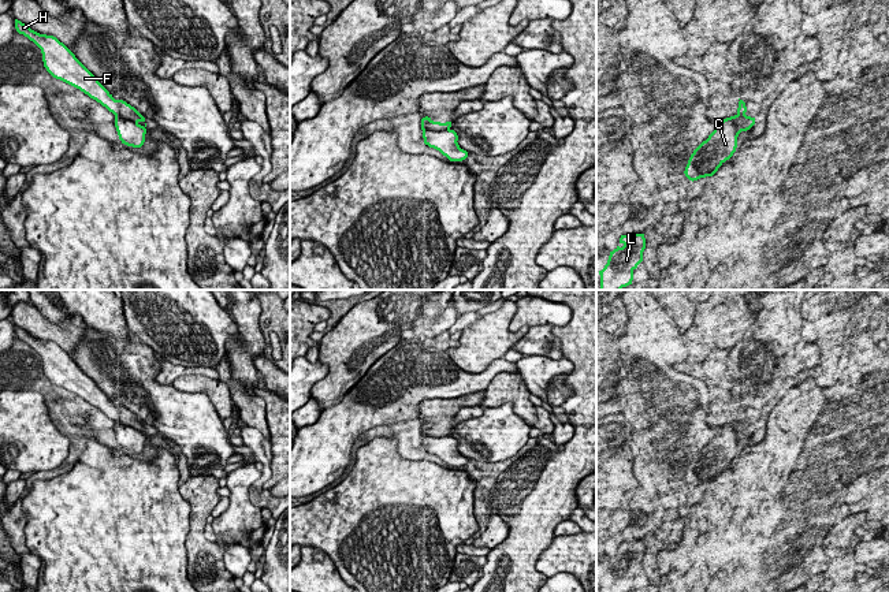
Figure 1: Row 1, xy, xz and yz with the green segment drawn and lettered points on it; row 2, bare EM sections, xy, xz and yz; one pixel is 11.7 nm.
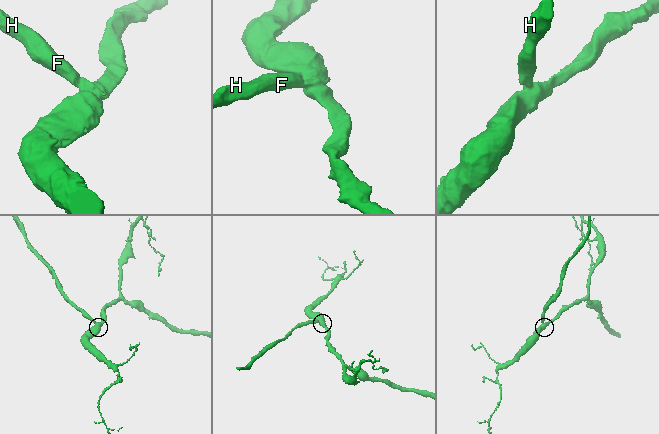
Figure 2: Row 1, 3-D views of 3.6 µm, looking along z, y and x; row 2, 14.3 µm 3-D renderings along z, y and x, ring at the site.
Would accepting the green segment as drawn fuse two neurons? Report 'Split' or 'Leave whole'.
Split

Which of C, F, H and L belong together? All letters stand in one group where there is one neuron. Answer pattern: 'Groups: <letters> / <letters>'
Groups: C L / F H

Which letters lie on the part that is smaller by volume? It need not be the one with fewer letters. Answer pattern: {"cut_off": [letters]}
{"cut_off": ["F", "H"]}

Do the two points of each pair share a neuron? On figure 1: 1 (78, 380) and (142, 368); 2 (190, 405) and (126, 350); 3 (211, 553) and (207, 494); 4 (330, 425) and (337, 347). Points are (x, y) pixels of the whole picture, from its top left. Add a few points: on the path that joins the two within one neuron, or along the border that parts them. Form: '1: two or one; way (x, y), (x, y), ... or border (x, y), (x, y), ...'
1: two; border (75, 349), (71, 358), (111, 402)
2: one; way (171, 405), (134, 369)
3: one; way (198, 537), (200, 509)
4: two; border (354, 384), (338, 402), (322, 410)

